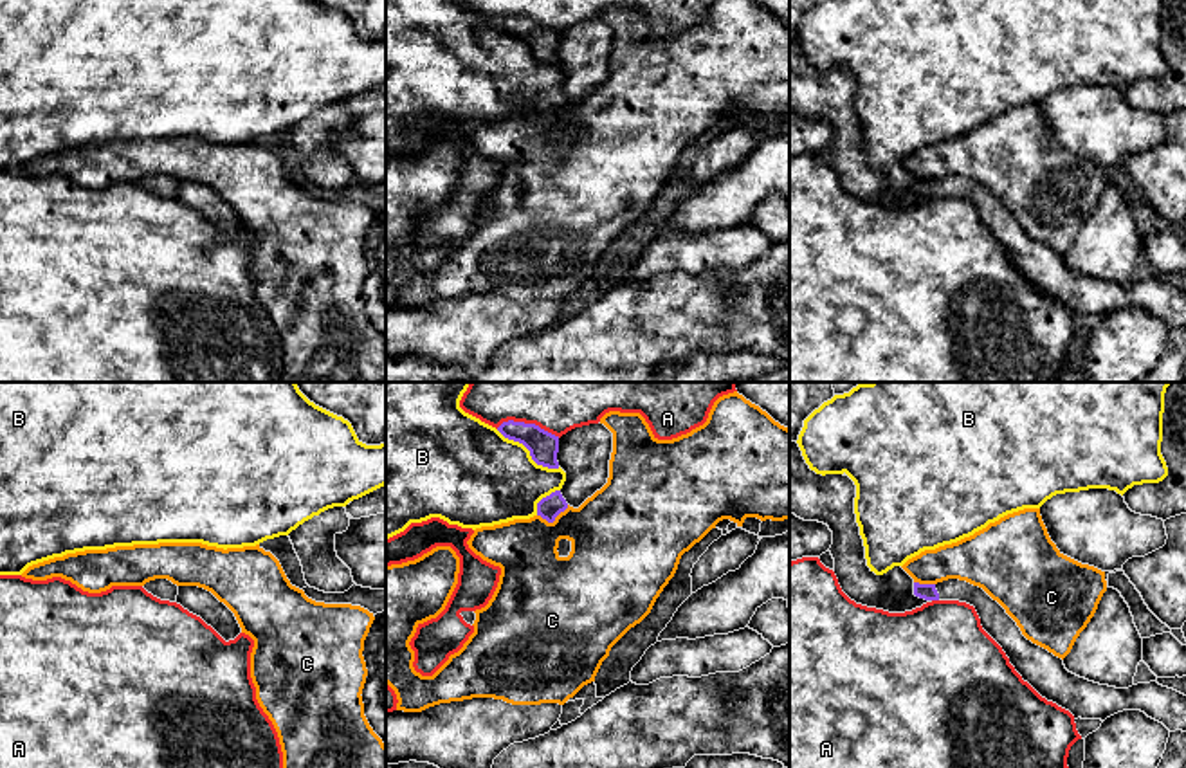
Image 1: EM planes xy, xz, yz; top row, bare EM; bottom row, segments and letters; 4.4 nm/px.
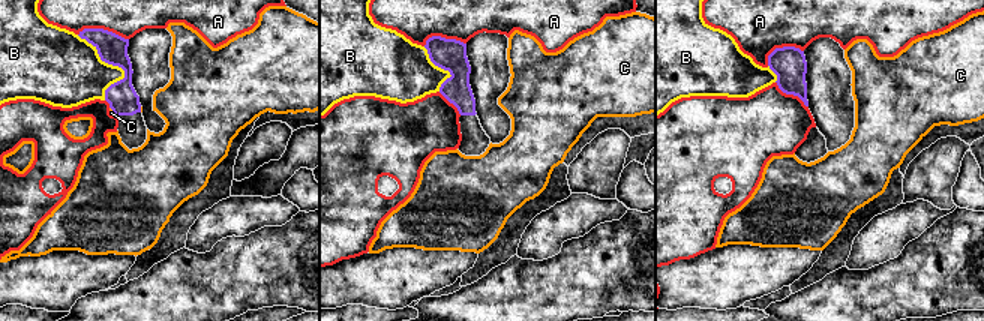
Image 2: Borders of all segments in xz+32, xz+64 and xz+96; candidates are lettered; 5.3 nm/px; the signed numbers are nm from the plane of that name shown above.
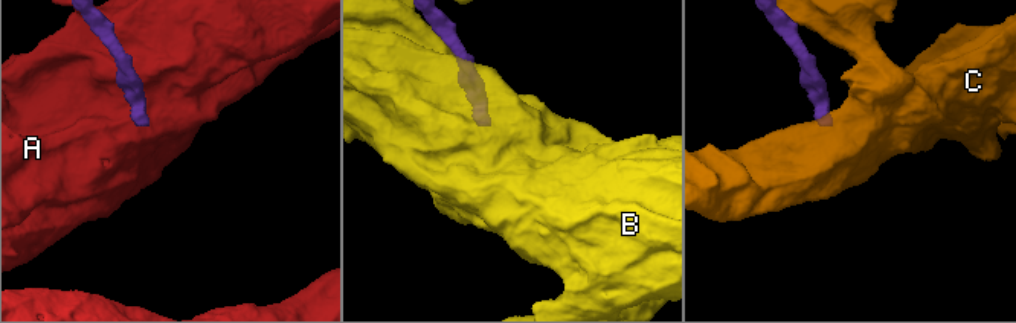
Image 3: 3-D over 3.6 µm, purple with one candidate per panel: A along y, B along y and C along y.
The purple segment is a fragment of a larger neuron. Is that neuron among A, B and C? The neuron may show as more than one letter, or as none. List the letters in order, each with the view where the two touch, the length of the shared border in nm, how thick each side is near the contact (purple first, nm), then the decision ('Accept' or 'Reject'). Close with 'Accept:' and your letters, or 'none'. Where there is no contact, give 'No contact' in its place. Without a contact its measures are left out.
A: Touches purple in xz. Shared border 300 nm. Thickness 140 nm (purple) against 140 nm. Reject
B: Touches purple in xz. Shared border 340 nm. Thickness 140 nm (purple) against 420 nm. Reject
C: Touches purple in xz. Shared border 150 nm. Thickness 100 nm (purple) against 320 nm. Reject
Accept: none

